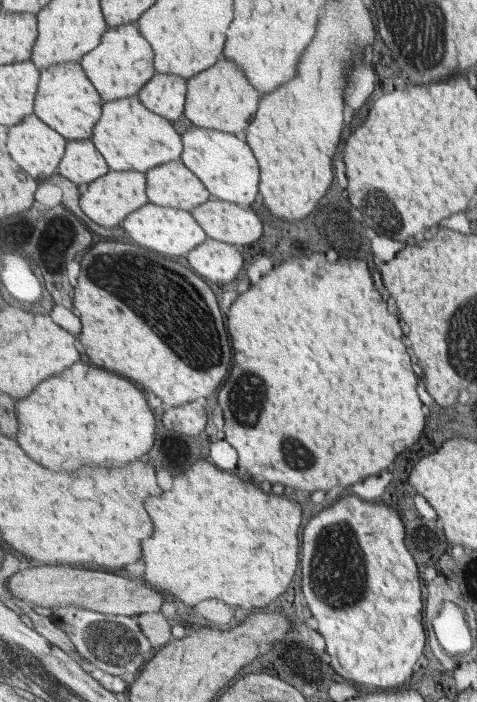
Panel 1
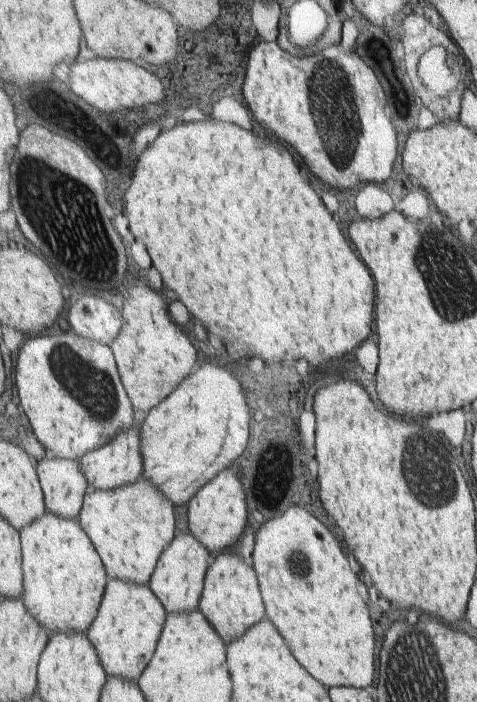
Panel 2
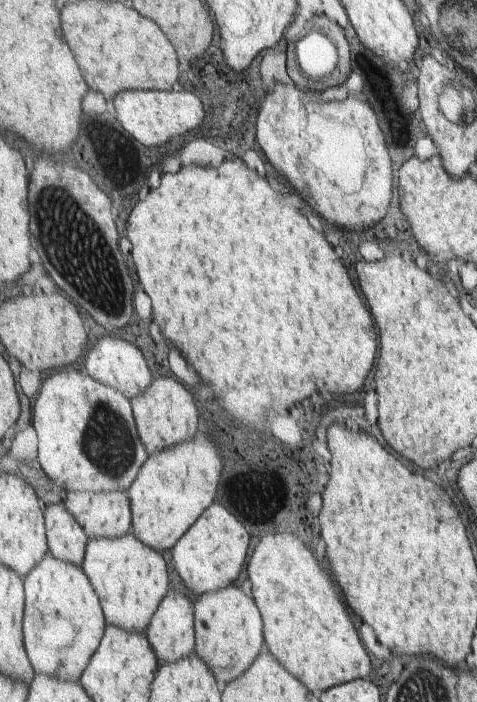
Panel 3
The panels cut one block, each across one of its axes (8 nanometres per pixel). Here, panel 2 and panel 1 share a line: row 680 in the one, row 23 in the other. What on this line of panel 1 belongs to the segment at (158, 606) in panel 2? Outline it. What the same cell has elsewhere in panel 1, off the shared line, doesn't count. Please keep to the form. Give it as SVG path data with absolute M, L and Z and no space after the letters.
M135 22L121 27L108 27L100 46L86 54L80 63L104 102L109 102L139 95L157 73L155 56L152 44L141 34L139 22Z

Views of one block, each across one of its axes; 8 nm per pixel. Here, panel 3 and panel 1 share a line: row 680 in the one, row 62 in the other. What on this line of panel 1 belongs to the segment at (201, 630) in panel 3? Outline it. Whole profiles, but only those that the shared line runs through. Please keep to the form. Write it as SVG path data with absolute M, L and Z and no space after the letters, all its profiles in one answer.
M219 62L188 81L188 98L184 114L191 123L203 128L224 130L244 137L248 126L256 118L263 96L251 86L245 72L233 62Z

